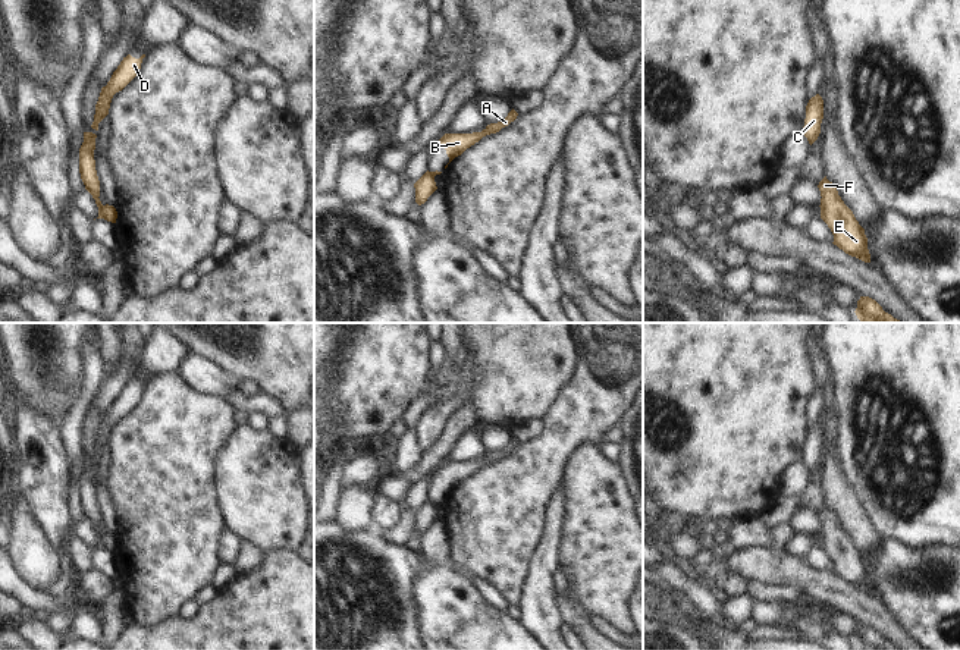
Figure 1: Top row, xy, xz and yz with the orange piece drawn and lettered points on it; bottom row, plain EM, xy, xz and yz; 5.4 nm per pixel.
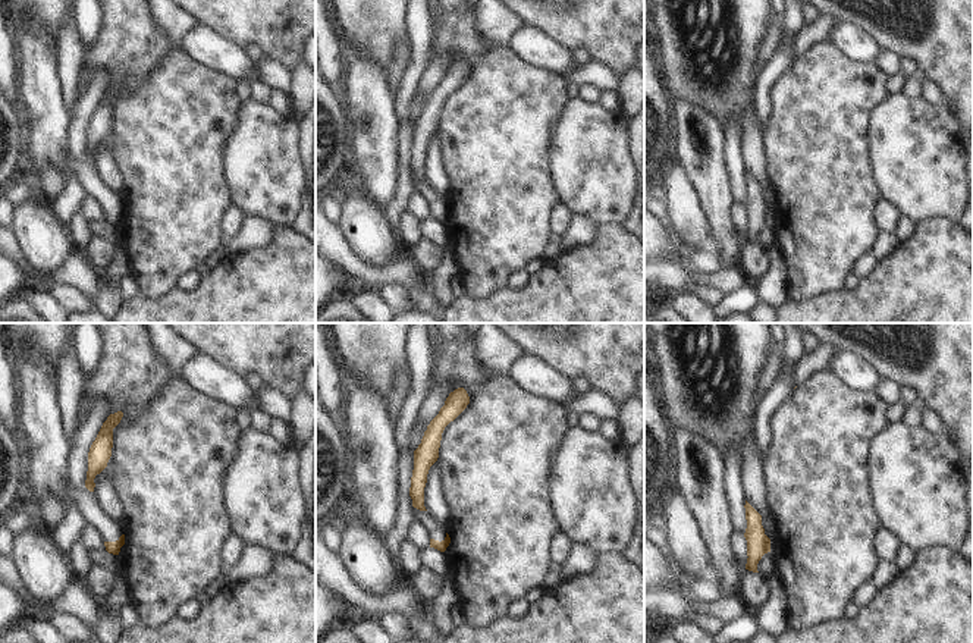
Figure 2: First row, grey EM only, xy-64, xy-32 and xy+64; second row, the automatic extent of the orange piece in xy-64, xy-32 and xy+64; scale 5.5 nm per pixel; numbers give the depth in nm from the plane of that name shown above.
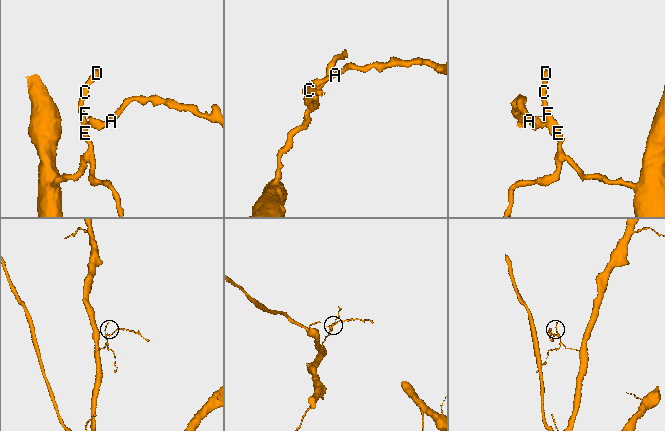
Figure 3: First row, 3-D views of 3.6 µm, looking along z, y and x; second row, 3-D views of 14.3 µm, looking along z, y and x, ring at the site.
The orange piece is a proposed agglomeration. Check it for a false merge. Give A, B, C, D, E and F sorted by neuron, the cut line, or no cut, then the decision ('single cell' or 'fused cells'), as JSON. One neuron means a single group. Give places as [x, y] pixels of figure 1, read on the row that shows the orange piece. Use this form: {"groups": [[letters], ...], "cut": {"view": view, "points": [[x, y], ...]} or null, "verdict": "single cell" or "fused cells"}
{"groups": [["A", "B"], ["C", "D", "E", "F"]], "cut": {"view": "xy", "points": [[102, 204], [99, 217]]}, "verdict": "fused cells"}

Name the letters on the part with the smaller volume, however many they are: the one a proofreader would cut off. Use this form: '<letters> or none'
A, B

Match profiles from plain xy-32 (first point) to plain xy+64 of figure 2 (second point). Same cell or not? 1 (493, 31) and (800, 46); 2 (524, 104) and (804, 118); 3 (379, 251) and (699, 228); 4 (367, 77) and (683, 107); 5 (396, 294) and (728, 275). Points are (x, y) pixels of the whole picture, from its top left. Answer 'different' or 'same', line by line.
1: same
2: same
3: same
4: same
5: different

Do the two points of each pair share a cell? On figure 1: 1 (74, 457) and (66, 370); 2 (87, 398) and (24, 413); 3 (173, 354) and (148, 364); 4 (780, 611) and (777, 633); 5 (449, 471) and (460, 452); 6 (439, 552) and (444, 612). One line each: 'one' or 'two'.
1: two
2: two
3: one
4: two
5: two
6: two

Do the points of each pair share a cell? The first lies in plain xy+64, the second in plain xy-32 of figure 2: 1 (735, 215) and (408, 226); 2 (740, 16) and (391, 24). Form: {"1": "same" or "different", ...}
{"1": "same", "2": "same"}

